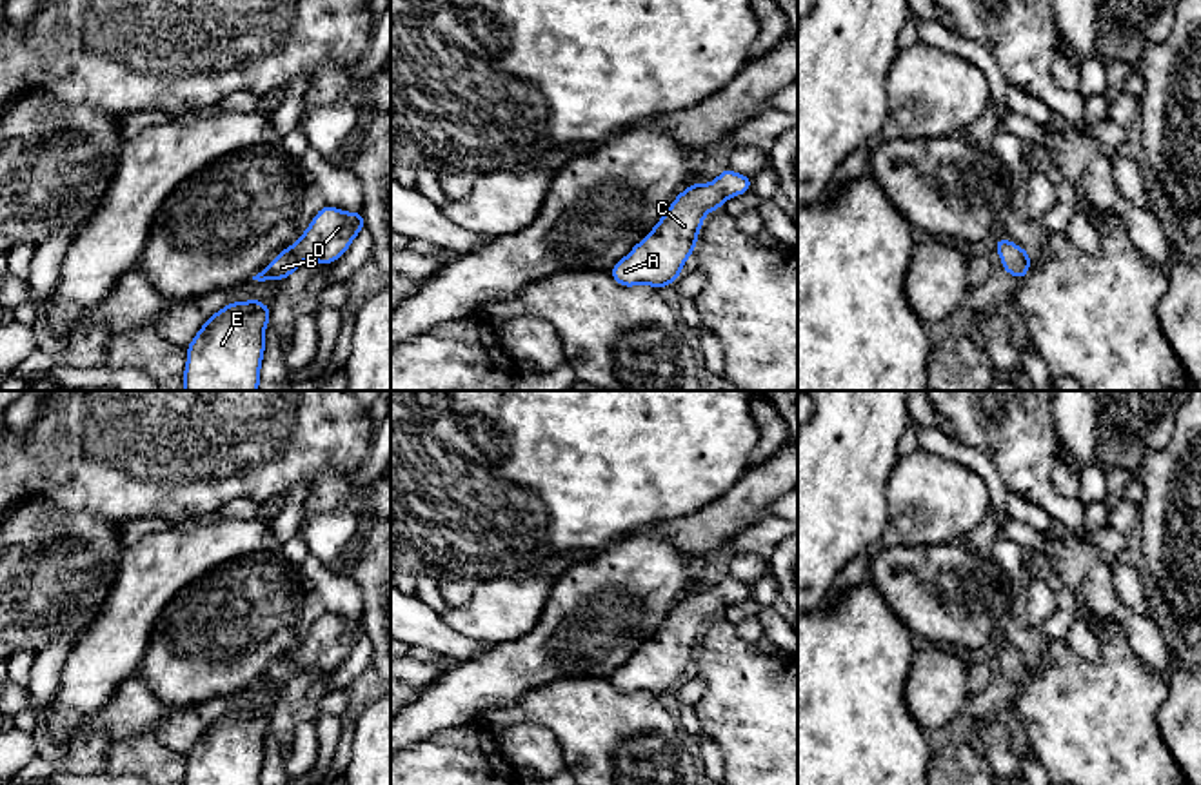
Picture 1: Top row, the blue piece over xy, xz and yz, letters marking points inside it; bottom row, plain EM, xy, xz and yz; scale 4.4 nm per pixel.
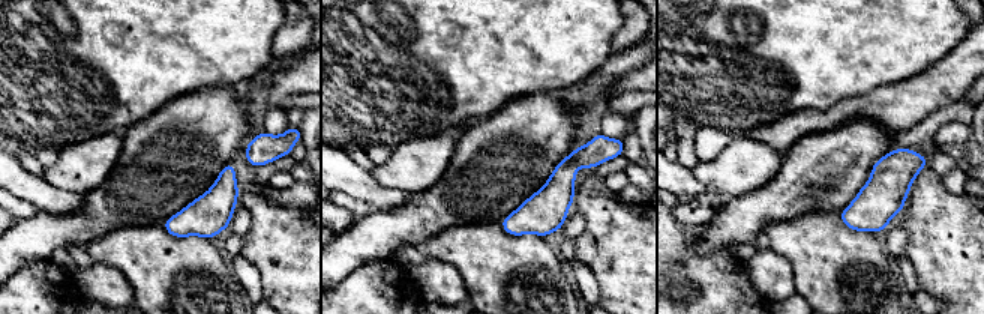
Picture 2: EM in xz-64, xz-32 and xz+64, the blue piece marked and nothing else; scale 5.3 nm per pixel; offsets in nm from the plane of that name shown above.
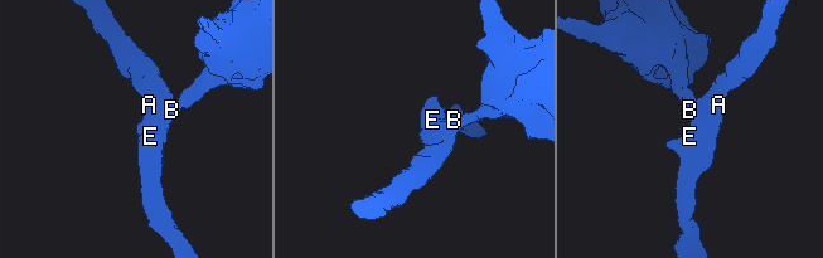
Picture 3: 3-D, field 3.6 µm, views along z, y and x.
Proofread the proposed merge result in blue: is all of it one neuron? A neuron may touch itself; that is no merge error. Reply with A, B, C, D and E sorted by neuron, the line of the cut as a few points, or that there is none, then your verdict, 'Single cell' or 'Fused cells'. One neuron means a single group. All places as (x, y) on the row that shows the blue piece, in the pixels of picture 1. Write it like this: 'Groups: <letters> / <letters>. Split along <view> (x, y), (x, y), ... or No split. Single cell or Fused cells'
Groups: A B C D E. No split. Single cell

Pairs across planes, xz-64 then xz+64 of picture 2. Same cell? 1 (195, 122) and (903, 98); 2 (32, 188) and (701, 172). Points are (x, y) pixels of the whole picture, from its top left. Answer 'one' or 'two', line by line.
1: two
2: two

